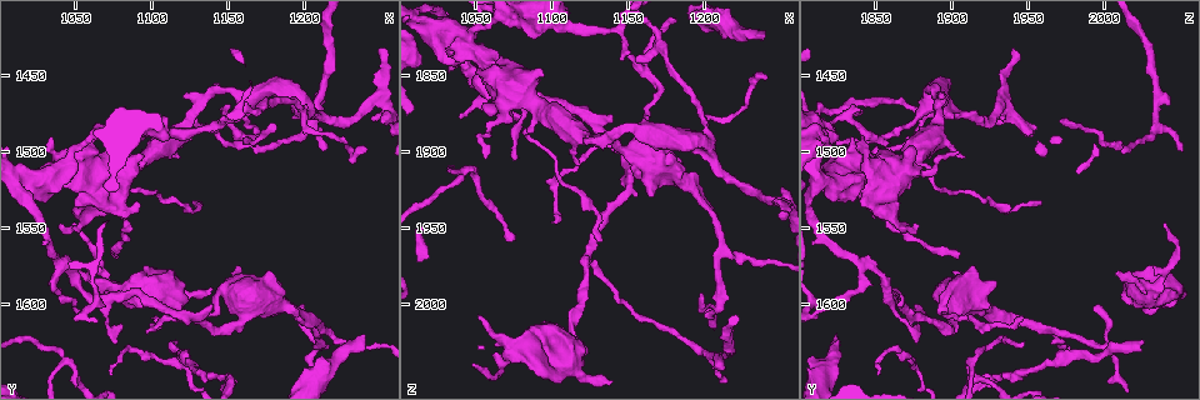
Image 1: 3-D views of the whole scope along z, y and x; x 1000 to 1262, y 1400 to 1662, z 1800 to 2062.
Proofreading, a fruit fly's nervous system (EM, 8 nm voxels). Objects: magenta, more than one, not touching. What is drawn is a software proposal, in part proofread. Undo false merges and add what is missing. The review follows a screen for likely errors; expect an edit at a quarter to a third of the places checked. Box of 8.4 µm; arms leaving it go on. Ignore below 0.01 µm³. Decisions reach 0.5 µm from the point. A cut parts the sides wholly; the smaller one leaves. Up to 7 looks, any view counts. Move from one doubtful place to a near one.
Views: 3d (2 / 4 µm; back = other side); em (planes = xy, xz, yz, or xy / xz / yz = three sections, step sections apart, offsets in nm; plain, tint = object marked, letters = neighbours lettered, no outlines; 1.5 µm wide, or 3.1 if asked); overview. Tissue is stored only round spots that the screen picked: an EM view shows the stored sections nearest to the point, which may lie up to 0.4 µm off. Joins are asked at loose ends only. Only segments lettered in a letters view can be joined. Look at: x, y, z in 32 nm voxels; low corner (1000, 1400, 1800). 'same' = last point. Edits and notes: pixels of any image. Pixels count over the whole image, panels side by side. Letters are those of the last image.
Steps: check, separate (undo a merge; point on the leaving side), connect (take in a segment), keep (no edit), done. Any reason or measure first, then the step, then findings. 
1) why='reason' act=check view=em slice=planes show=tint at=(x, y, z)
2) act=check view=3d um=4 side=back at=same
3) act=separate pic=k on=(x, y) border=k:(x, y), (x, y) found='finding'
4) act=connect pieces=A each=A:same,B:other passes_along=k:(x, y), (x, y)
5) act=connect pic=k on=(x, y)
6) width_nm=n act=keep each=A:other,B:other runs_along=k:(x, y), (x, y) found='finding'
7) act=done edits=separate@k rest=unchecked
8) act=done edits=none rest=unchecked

why='free end' act=check view=em slice=planes show=letters at=(1142, 1602, 1892)

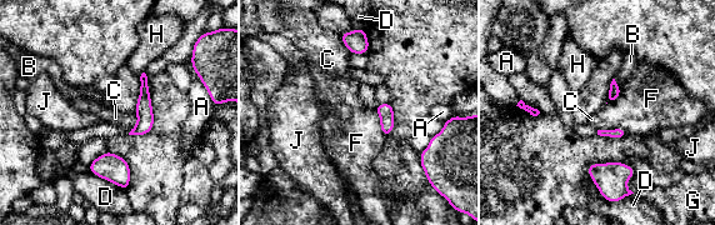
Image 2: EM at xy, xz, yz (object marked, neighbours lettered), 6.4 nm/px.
act=keep each=A:other,B:other,C:other,D:other,F:other,G:other,H:other,J:other border=2:(598, 130), (621, 128), (626, 134) found='none of them fits'

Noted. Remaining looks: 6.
why='branch stops here' act=check view=em slice=xz step=4 show=tint at=(1238, 1618, 1822)

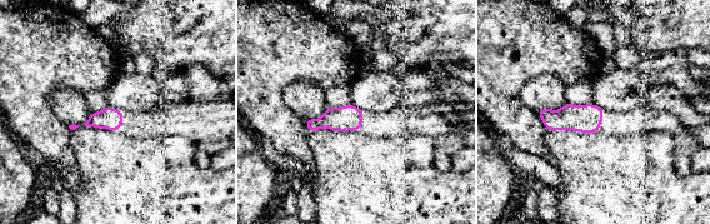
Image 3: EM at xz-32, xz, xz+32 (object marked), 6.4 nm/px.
why='cut it another way' act=check view=em slice=planes show=letters at=same

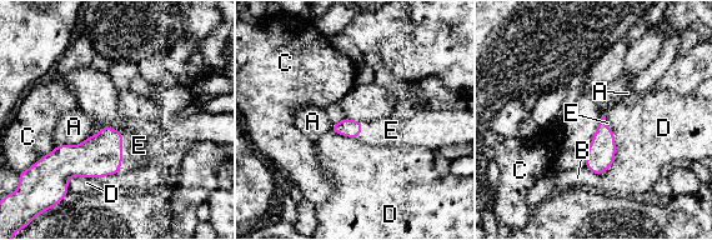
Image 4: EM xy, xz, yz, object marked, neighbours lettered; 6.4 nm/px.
longest_contact=D:300nm act=connect pieces=E each=A:other,B:other,C:other,D:other,E:same passes_along=4:(99, 155), (121, 151), (139, 145) found='it goes on there'

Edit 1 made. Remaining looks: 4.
why='redraw' act=check view=overview

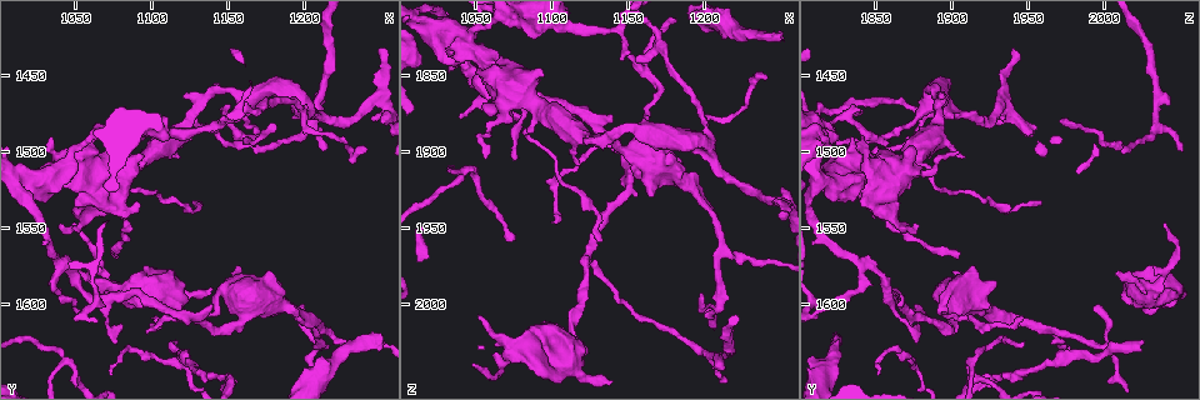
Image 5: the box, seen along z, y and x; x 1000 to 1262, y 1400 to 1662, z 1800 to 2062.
why='four arms meet' act=check view=em slice=yz step=8 show=tint at=(1200, 1472, 1892)

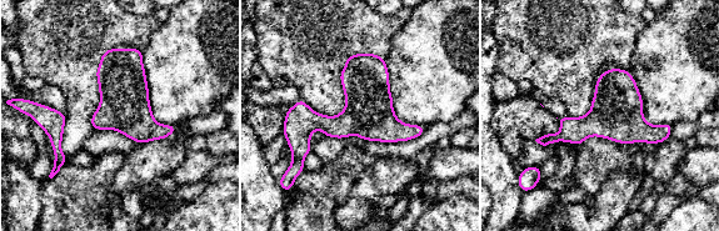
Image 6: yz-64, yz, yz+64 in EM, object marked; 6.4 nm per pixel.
act=check view=em slice=planes show=letters at=same

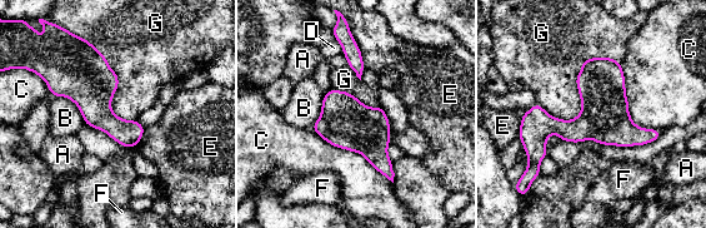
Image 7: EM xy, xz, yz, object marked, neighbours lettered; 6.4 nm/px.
longest_contact=G:600nm act=keep each=A:other,B:other,C:other,D:other,E:other,F:other,G:other runs_along=7:(522, 132), (656, 134) found='all the same neuron'

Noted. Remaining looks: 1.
act=done edits=connect@4 rest=unchecked

